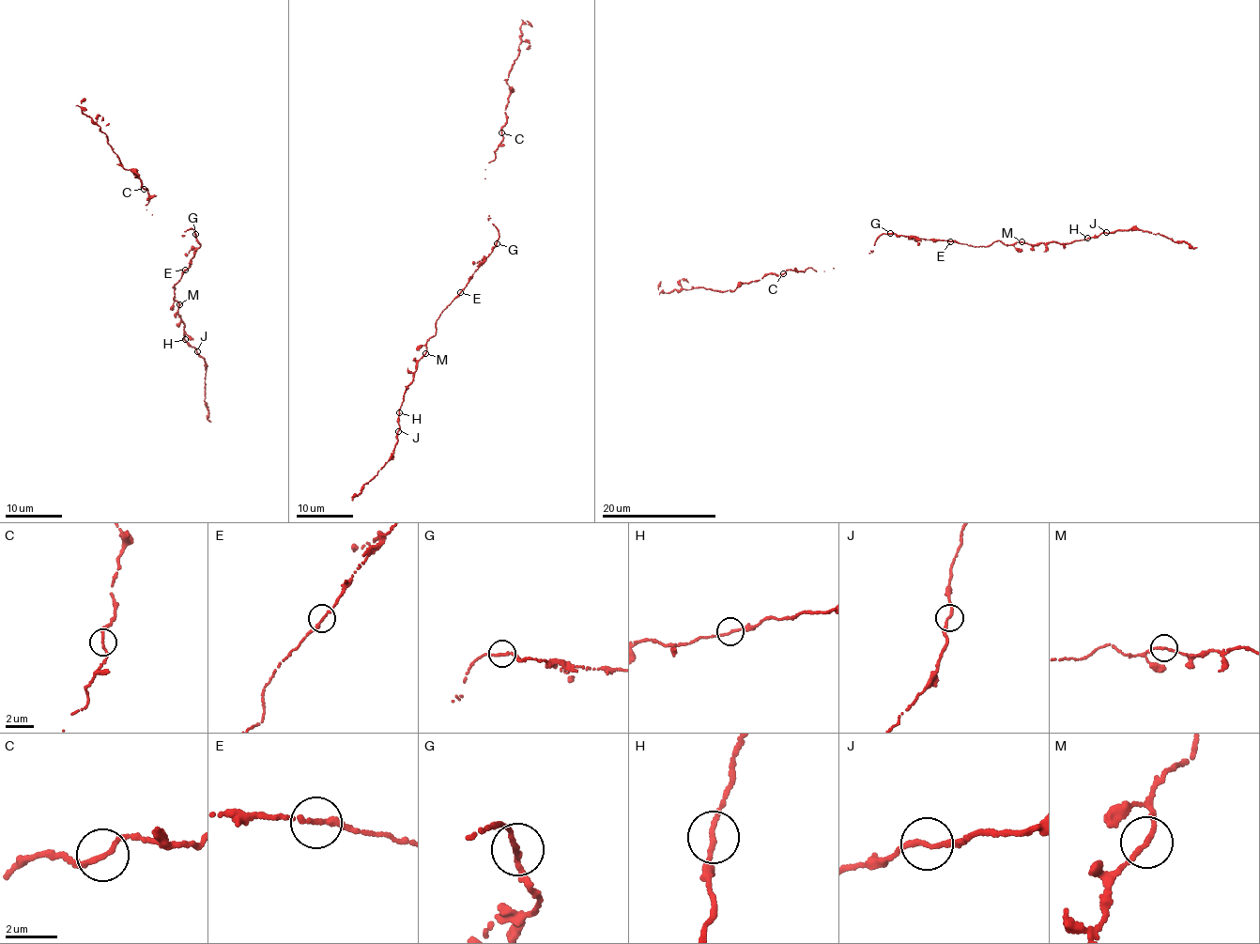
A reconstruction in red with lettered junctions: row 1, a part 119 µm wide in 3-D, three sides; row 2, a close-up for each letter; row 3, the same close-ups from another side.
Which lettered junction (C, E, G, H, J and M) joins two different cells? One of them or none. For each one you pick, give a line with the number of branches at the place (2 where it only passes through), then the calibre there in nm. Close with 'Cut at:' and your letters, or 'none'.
Cut at: none

